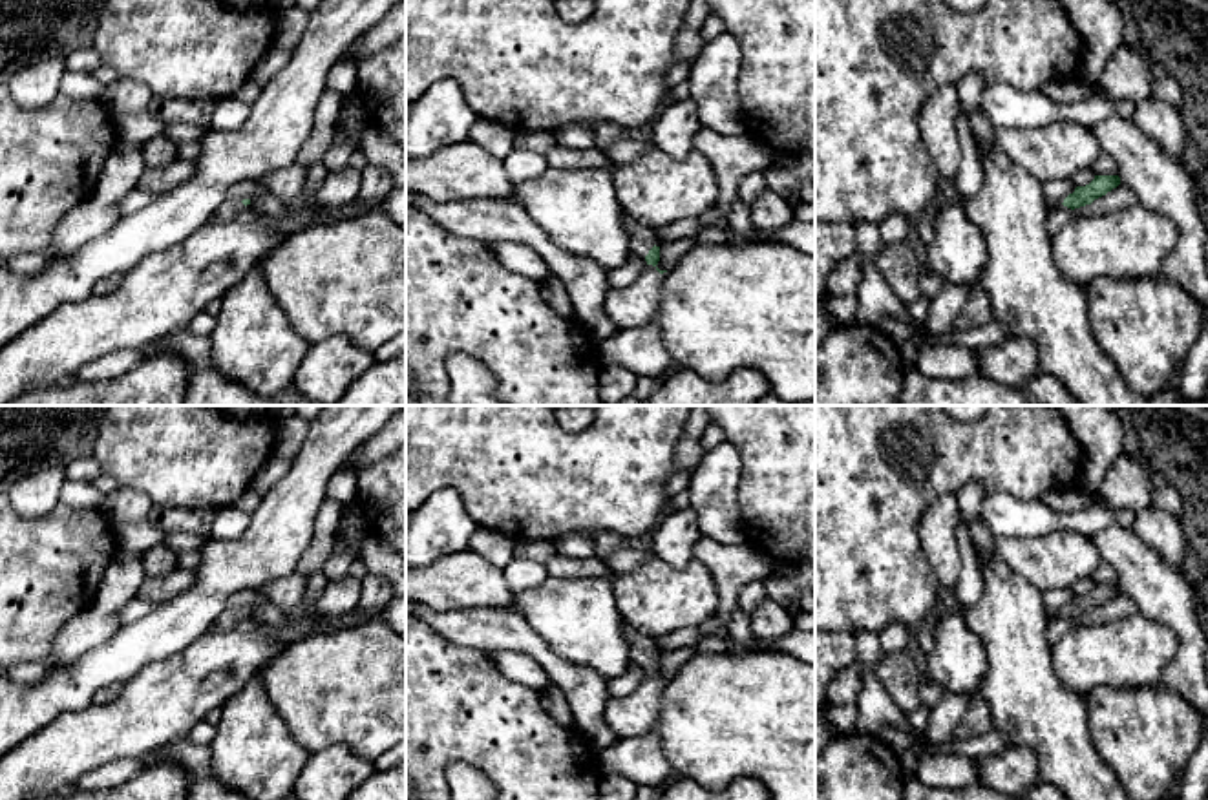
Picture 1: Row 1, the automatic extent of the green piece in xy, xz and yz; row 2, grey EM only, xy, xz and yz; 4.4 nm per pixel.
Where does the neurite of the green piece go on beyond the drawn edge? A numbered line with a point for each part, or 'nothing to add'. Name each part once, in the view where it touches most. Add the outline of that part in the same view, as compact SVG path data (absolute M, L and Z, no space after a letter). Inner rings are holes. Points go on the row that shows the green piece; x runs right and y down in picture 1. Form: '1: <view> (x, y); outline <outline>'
1: xz (642, 240); outline M625 214L625 230L629 234L632 254L647 256L656 245L652 228L643 226L636 219Z

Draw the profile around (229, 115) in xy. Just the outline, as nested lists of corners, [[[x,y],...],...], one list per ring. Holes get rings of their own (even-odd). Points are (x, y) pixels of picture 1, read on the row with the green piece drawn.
[[[236,97],[217,100],[210,128],[216,132],[238,132],[249,117],[250,106]]]

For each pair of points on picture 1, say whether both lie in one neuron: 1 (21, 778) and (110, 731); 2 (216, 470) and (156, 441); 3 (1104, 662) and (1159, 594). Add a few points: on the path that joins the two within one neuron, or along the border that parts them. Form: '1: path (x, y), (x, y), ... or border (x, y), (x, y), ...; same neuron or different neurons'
1: path (42, 766), (70, 746), (88, 738); same neuron
2: path (201, 457), (190, 457), (170, 448); same neuron
3: border (1139, 610), (1165, 623), (1177, 640); different neurons

